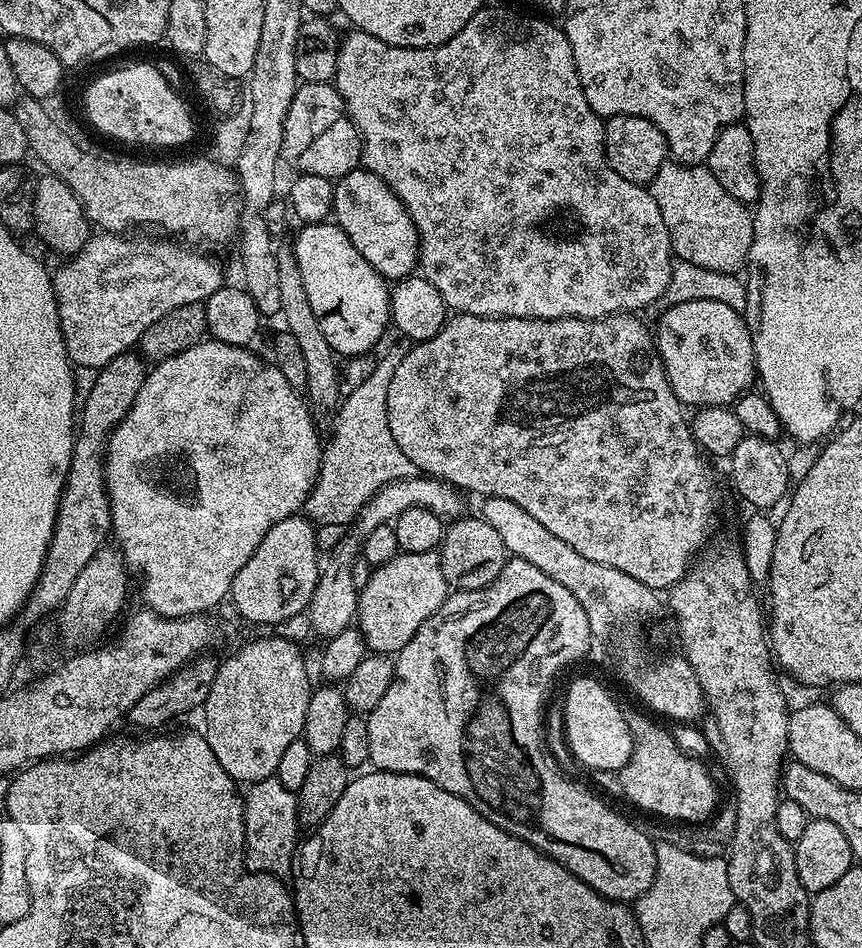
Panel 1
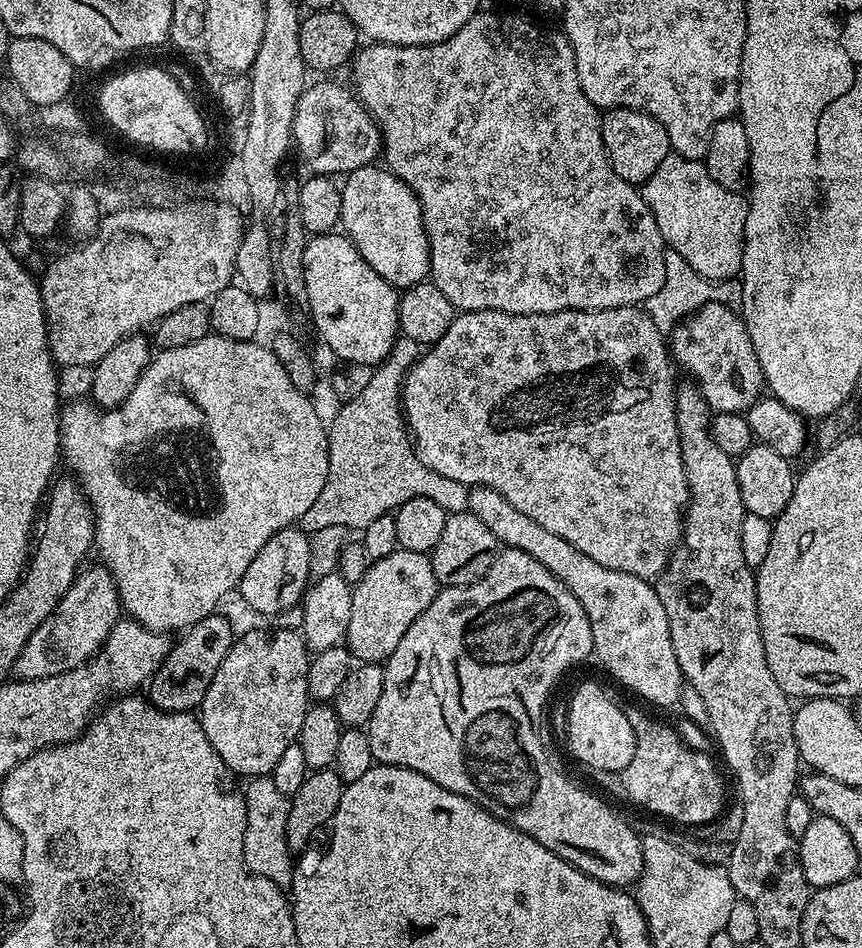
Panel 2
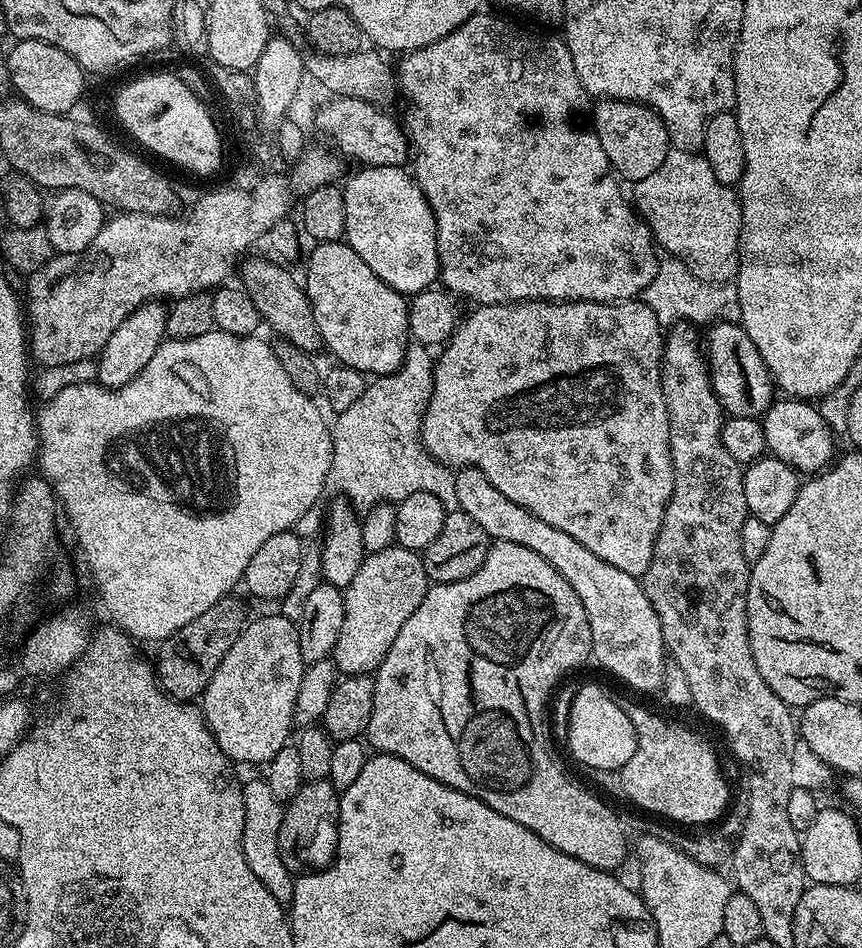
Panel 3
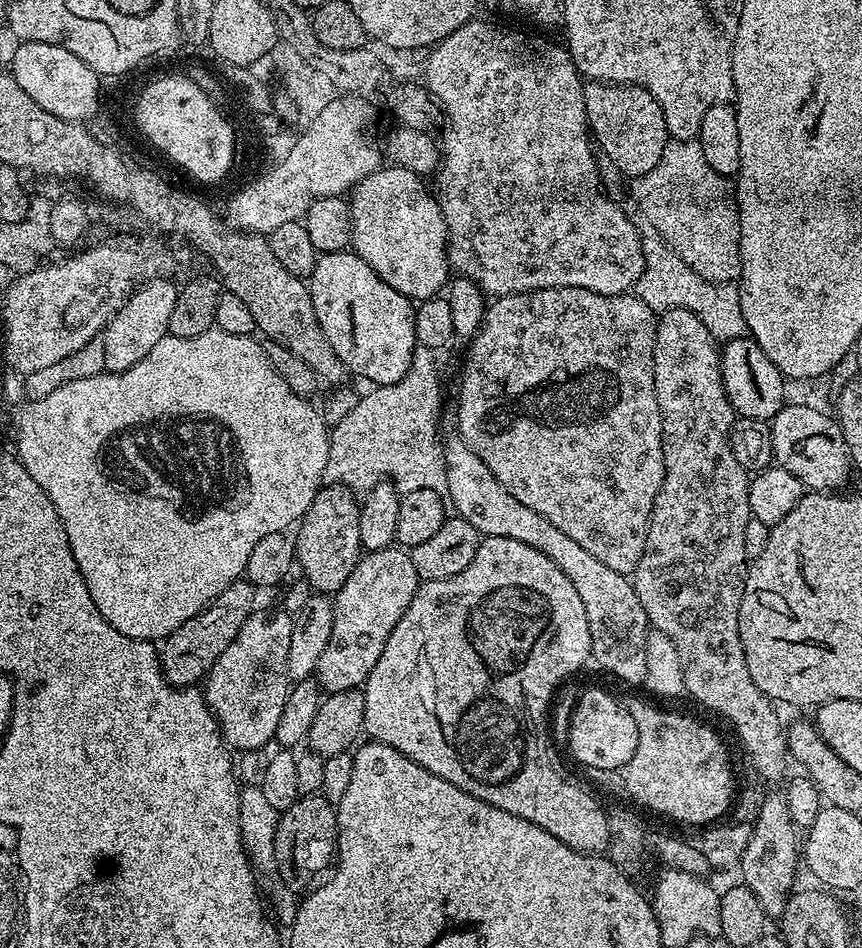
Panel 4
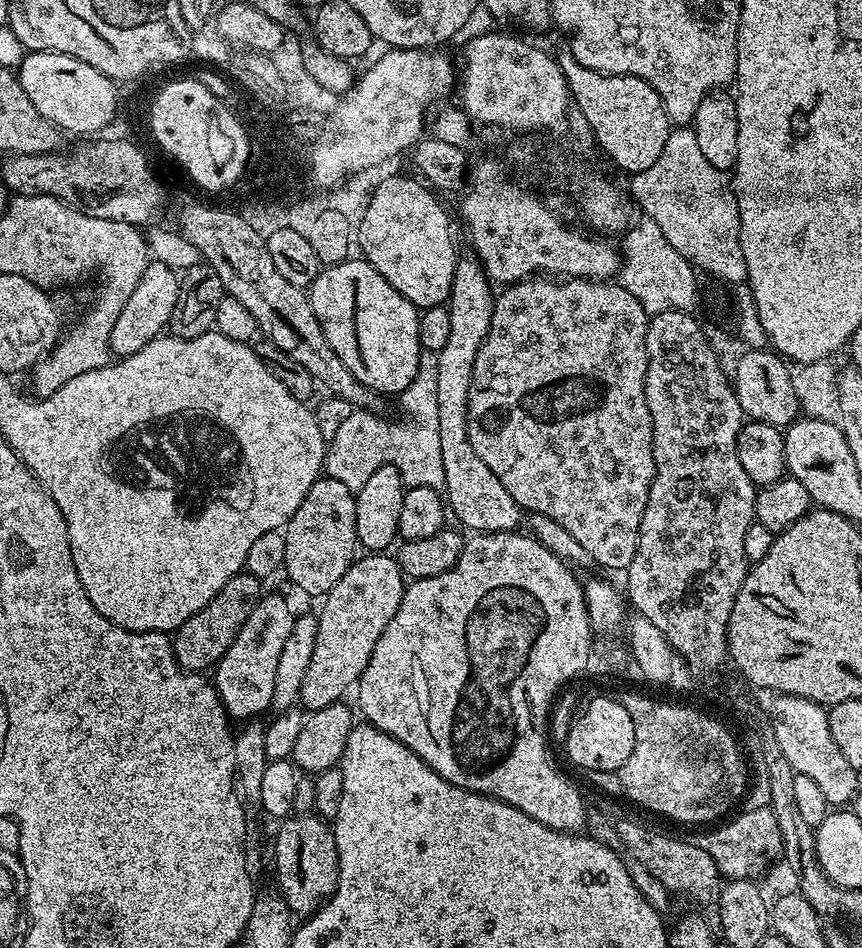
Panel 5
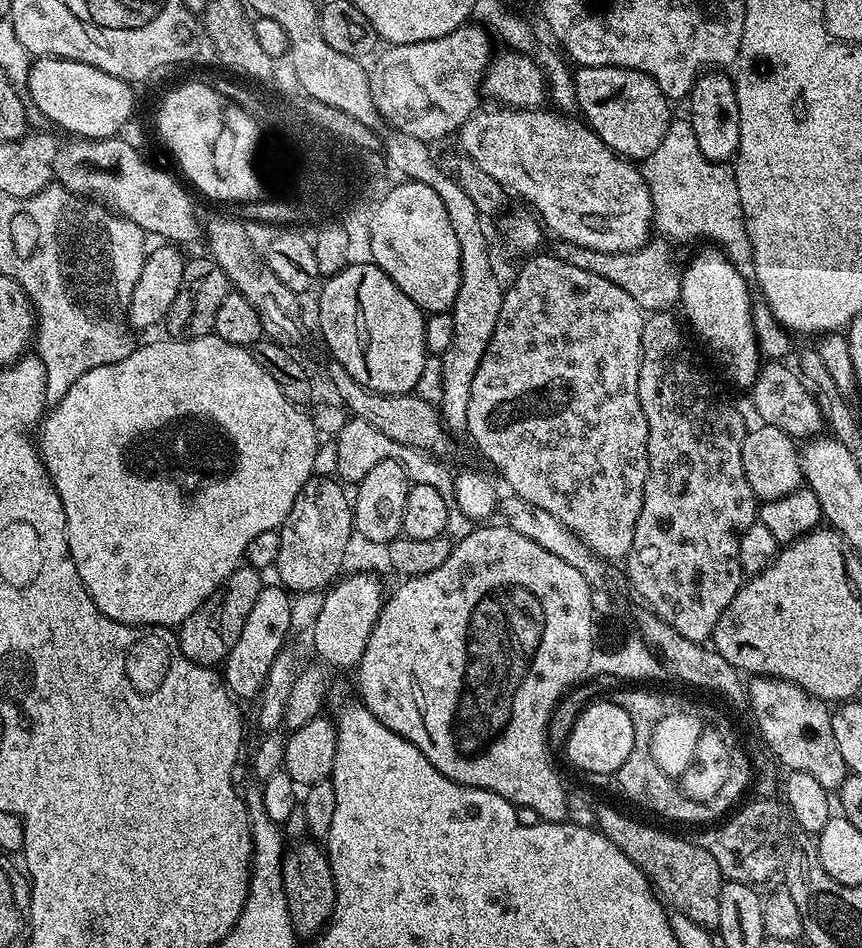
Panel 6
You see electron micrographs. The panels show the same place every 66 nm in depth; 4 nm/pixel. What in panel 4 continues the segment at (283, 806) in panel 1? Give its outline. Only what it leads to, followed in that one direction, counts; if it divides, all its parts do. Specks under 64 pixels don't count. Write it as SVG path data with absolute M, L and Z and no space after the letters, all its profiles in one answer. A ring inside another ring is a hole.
M244 784L238 798L238 822L242 830L242 846L248 856L248 864L252 867L252 873L256 879L257 889L265 901L272 903L276 911L275 919L281 925L290 926L296 917L298 896L282 882L282 874L278 874L278 862L274 858L274 834L278 826L278 814L274 806L262 795L260 787Z

